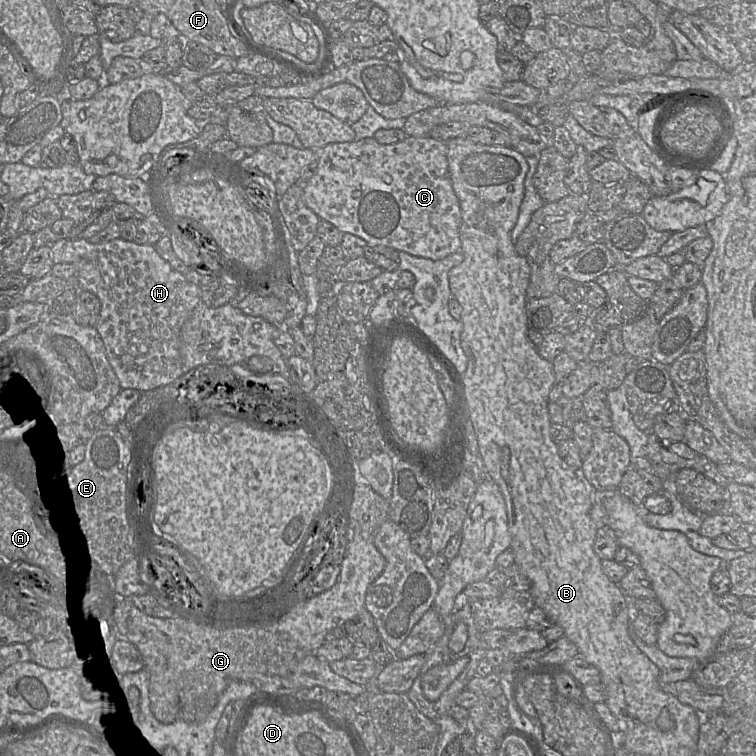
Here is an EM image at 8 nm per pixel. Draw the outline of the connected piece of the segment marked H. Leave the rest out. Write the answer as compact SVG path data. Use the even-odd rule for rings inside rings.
M122 238L100 244L92 244L86 239L58 239L51 247L51 255L54 264L73 264L80 289L92 292L99 298L101 311L96 329L122 389L132 388L145 392L170 384L183 375L180 333L201 301L202 289L174 270L157 253L154 245L140 245Z

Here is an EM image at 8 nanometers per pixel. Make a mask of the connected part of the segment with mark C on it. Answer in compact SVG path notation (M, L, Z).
M407 136L395 144L381 144L374 137L352 142L331 143L318 151L316 173L303 189L304 201L320 220L326 220L342 233L416 257L441 260L461 248L461 208L453 190L445 141L431 136Z

